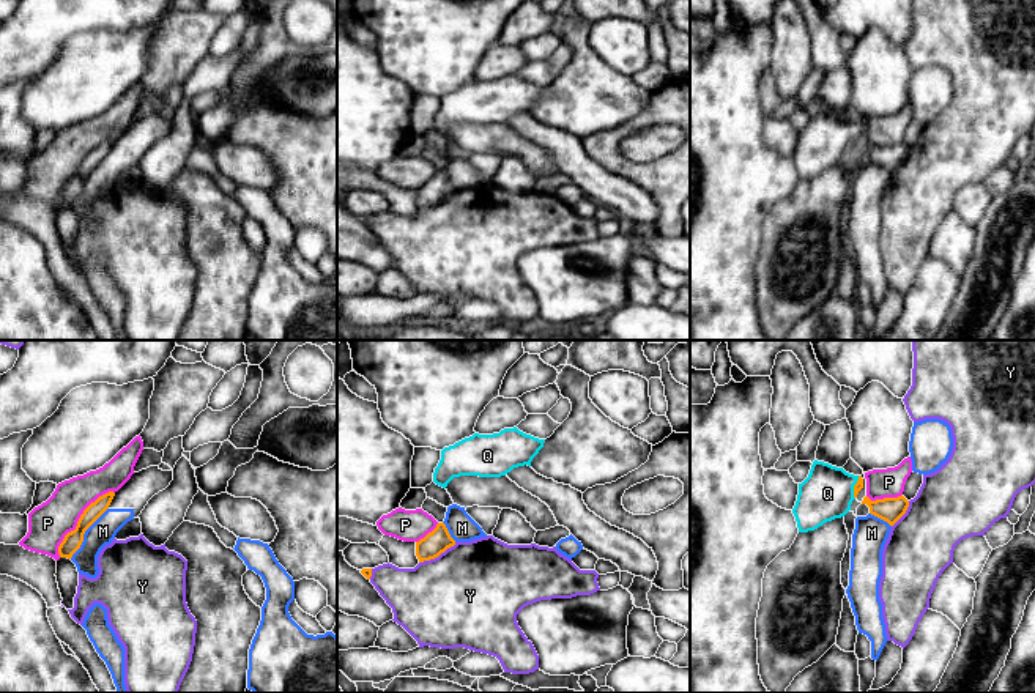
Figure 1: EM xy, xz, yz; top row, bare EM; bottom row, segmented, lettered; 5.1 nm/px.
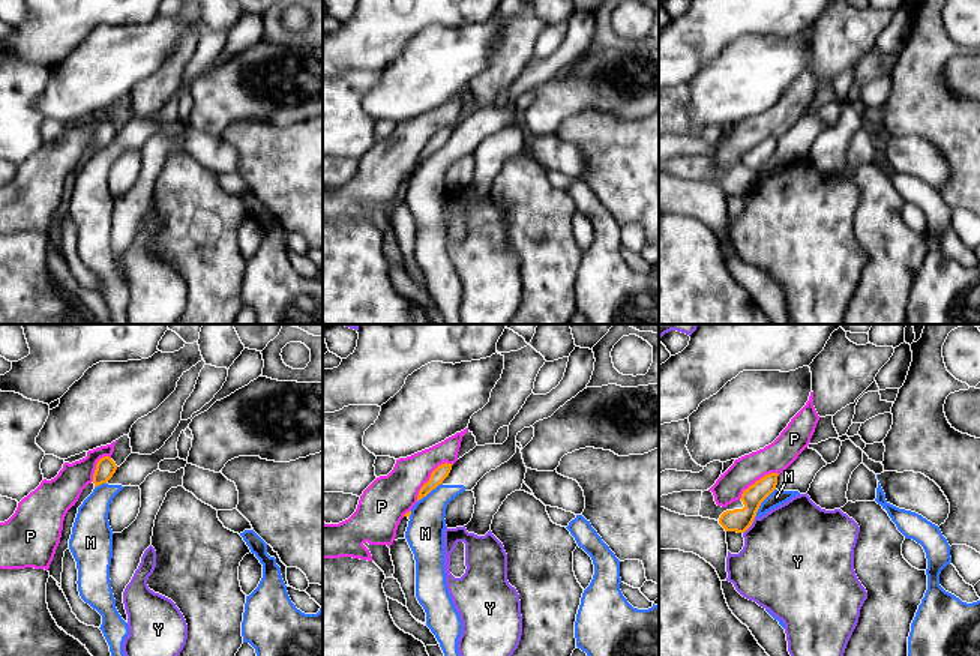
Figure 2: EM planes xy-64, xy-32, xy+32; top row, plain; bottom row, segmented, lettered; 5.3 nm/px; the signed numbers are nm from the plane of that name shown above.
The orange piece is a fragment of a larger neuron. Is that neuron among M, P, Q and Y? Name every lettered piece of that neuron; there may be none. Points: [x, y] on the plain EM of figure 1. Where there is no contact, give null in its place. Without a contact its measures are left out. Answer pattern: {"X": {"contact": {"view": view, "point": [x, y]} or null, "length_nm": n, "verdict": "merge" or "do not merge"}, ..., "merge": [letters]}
{"M": {"contact": {"view": "xy", "point": [84, 180]}, "length_nm": 320, "verdict": "do not merge"}, "P": {"contact": {"view": "xy", "point": [79, 167]}, "length_nm": 440, "verdict": "do not merge"}, "Q": {"contact": {"view": "yz", "point": [854, 134]}, "length_nm": 120, "verdict": "merge"}, "Y": {"contact": {"view": "xz", "point": [437, 203]}, "length_nm": 220, "verdict": "do not merge"}, "merge": ["Q"]}

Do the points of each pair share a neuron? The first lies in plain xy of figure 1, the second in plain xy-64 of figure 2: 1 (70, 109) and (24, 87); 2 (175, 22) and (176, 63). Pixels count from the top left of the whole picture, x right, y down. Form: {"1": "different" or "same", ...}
{"1": "different", "2": "same"}

